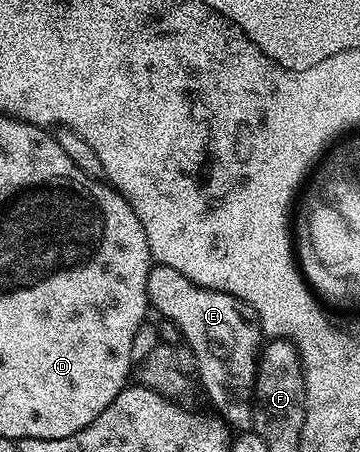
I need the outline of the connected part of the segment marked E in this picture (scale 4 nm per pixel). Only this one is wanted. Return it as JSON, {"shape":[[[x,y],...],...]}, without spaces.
{"shape":[[[154,263],[147,274],[147,298],[154,313],[157,311],[163,319],[170,320],[189,339],[201,384],[213,403],[212,411],[230,429],[252,429],[254,384],[263,347],[261,323],[255,310],[231,294],[207,290],[179,274],[179,270],[158,263]]]}

